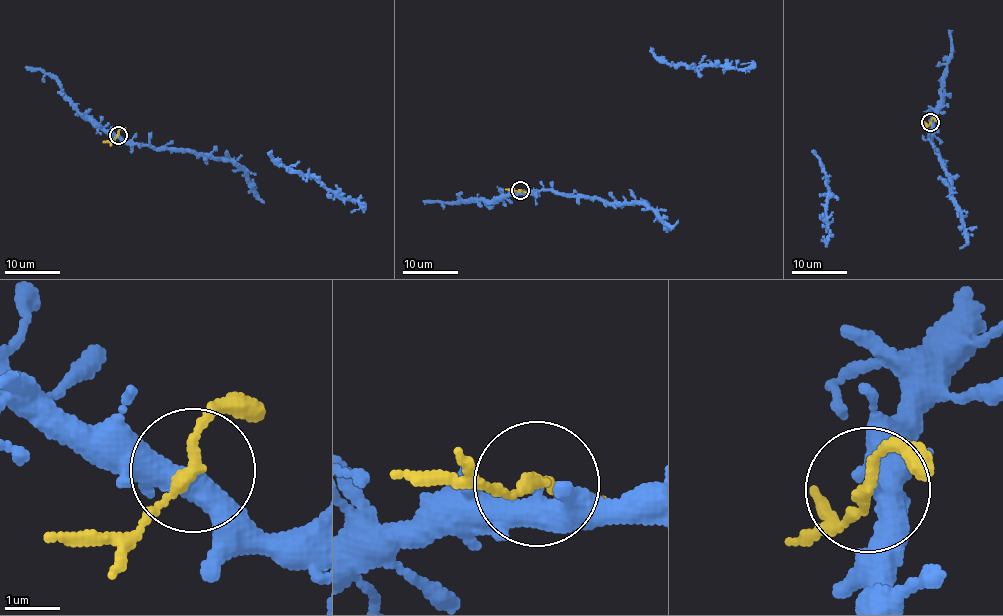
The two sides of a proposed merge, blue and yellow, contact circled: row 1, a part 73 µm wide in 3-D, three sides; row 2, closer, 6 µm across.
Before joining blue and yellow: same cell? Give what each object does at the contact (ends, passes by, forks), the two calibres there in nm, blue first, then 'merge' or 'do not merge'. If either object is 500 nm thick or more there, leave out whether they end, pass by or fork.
blue passes by; yellow passes by; 420 nm thick on the blue side, 180 nm on the other; do not merge

